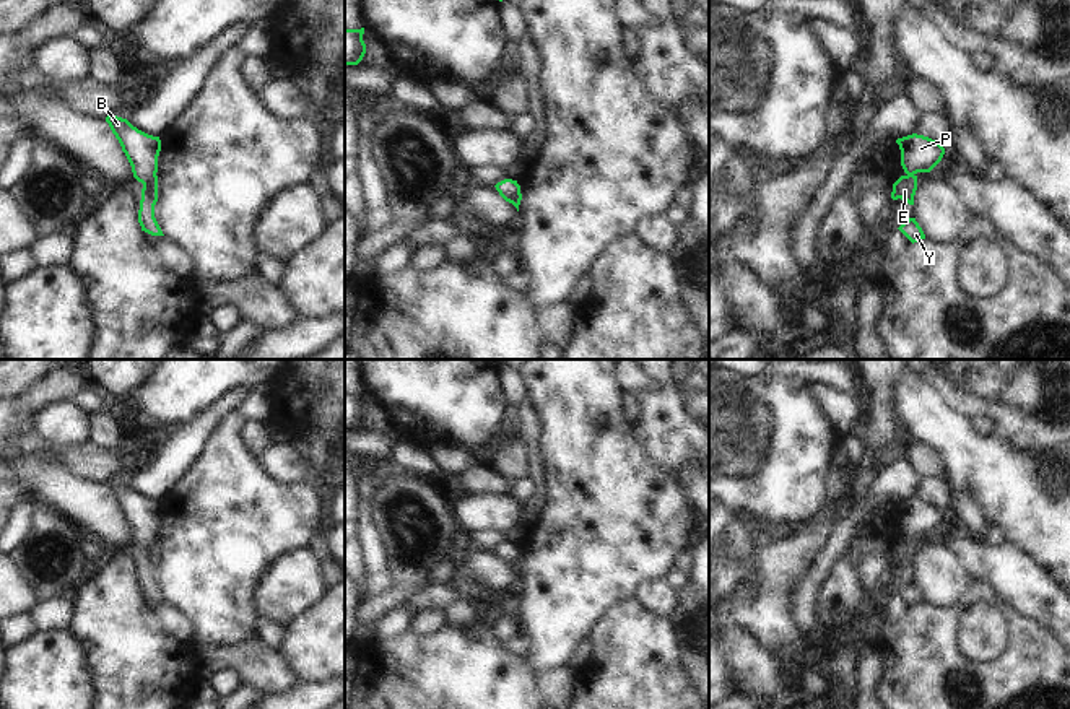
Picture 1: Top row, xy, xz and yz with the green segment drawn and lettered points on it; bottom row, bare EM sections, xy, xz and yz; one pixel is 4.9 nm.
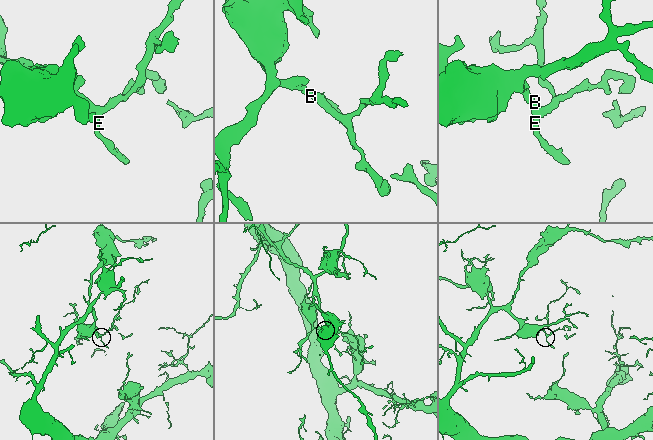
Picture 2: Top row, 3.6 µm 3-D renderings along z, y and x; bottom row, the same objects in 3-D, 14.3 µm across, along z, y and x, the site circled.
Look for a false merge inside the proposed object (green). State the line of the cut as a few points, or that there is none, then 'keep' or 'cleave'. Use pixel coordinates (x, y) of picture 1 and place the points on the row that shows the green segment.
no cut | keep

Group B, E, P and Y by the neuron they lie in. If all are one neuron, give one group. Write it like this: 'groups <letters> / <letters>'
groups B E P Y

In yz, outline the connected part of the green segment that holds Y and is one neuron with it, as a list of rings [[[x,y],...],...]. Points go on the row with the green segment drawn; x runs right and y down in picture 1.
[[[909,218],[898,228],[912,244],[925,239],[925,234],[916,218]]]

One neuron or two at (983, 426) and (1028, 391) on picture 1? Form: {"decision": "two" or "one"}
{"decision": "two"}

